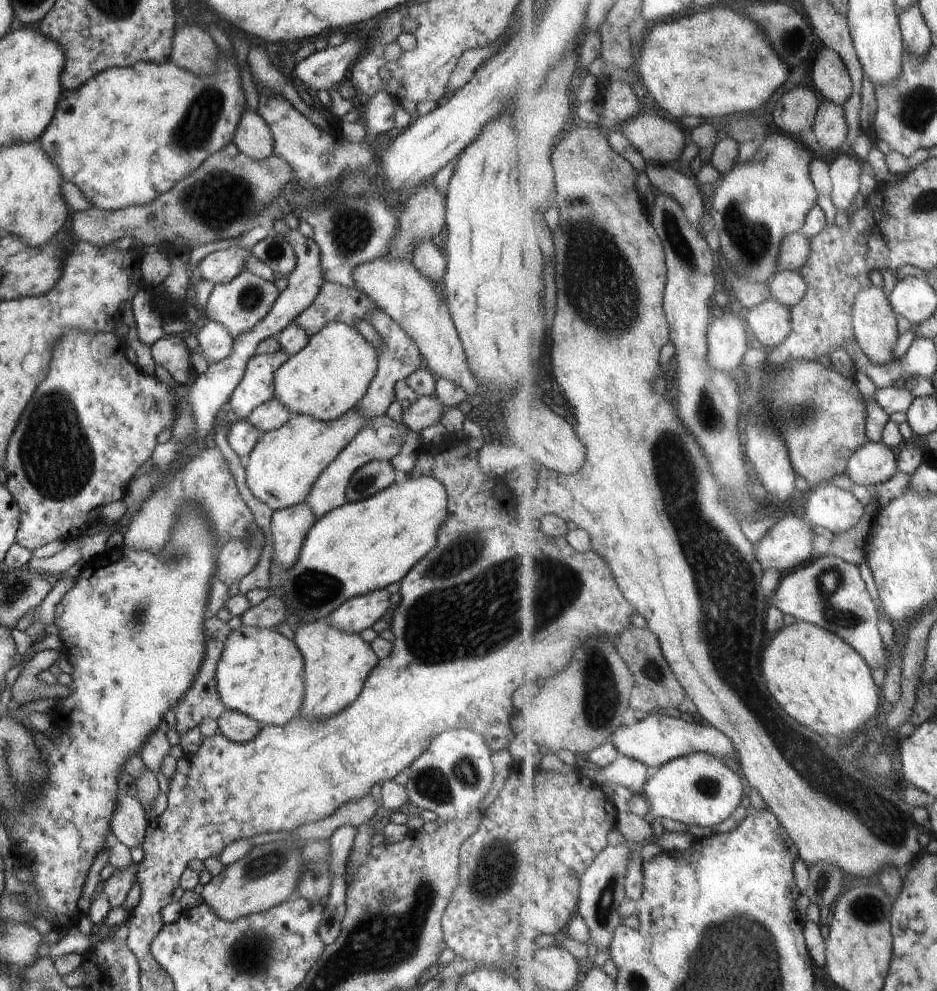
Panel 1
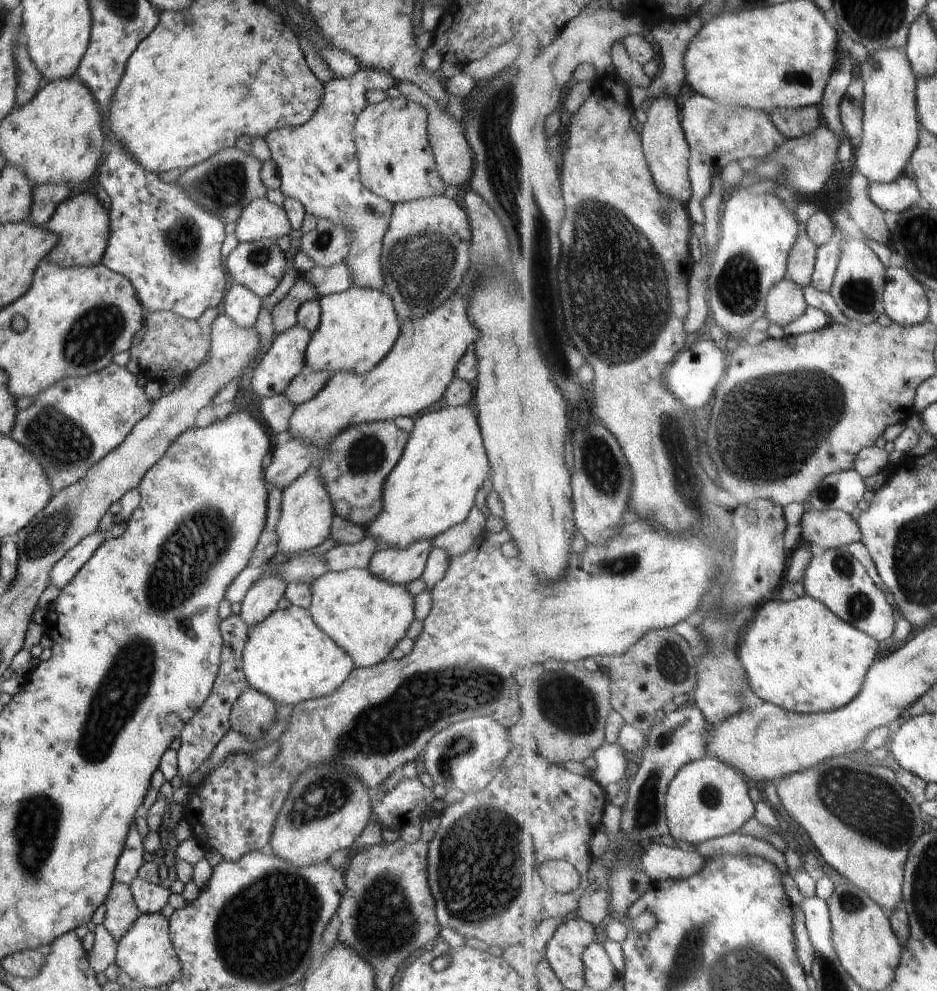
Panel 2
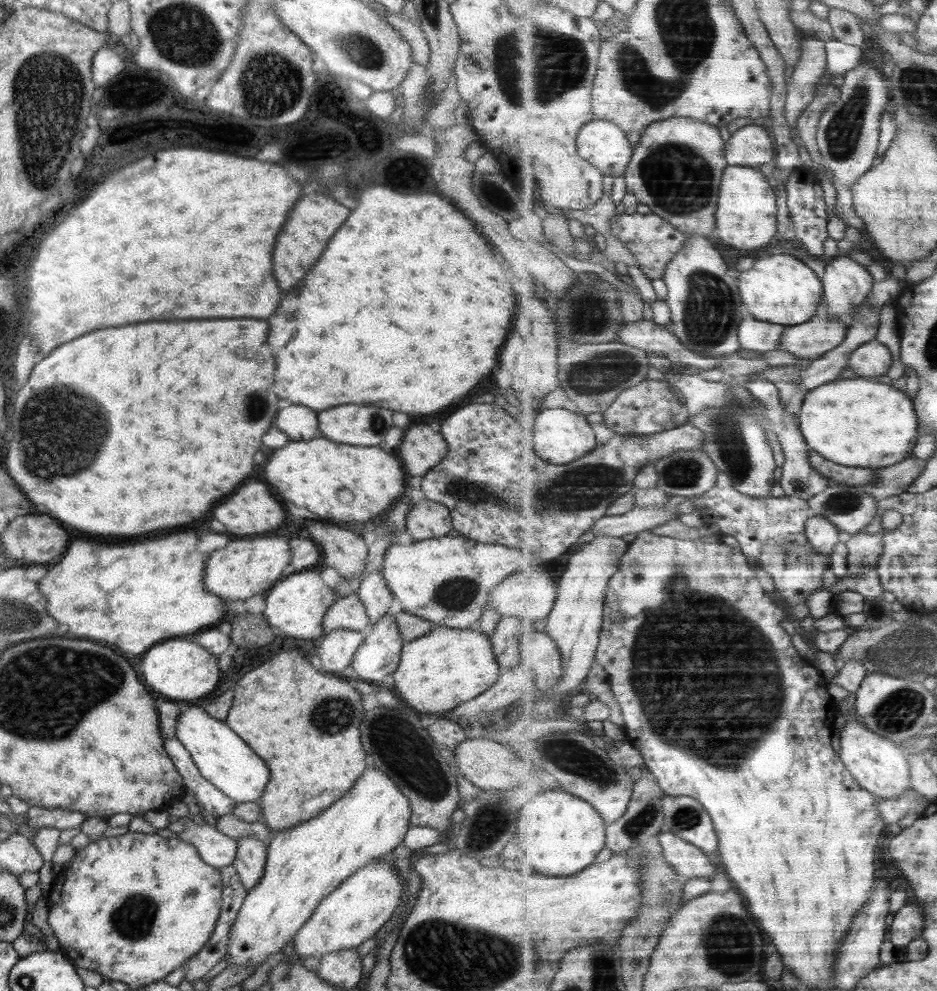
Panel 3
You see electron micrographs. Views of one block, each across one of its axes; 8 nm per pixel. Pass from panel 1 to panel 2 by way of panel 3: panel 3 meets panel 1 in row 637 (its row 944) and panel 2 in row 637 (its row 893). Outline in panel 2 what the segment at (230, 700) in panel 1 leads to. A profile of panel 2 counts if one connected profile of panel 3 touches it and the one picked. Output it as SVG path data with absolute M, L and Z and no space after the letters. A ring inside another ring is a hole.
M291 604L290 608L276 609L270 616L264 618L262 624L254 626L247 632L247 640L242 654L242 672L244 672L249 686L262 692L264 696L270 696L276 702L277 707L287 704L296 706L307 700L330 696L336 692L337 688L340 688L352 670L354 670L354 660L332 638L328 638L328 634L324 634L316 626L312 616L304 608L298 608Z

